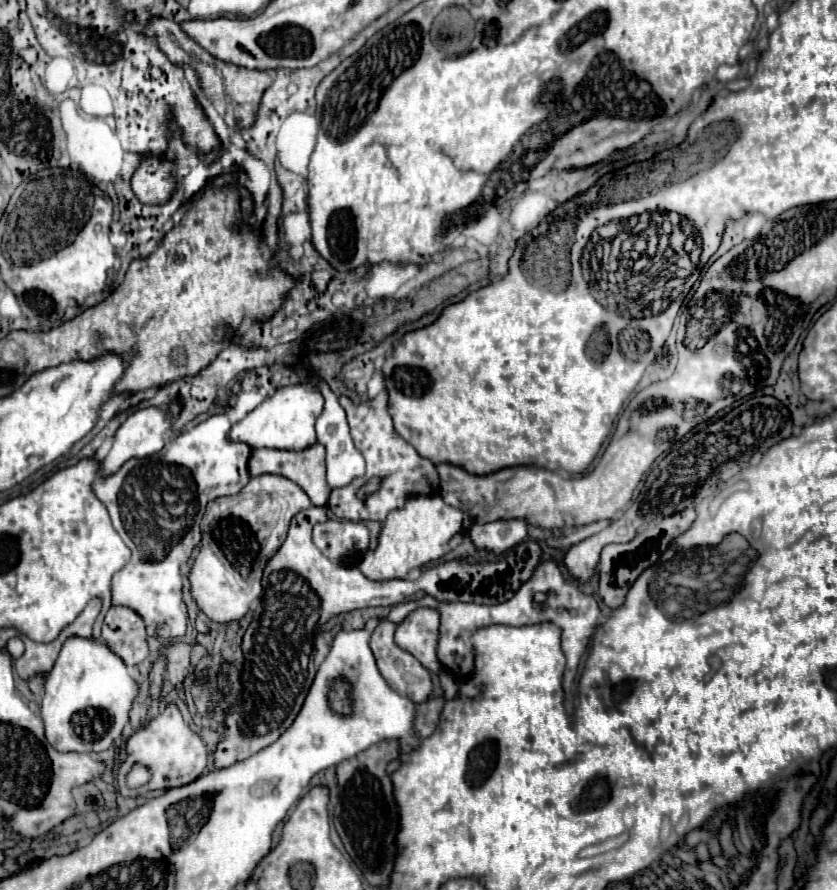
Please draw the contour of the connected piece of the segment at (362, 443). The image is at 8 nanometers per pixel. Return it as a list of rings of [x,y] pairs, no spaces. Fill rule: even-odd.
[[[382,392],[378,398],[370,402],[362,402],[354,406],[348,398],[340,398],[340,404],[346,410],[348,424],[350,424],[350,434],[356,444],[356,448],[364,454],[366,460],[366,474],[352,480],[344,488],[334,488],[328,500],[328,508],[334,512],[336,518],[340,520],[384,520],[386,514],[394,508],[400,508],[408,496],[418,496],[418,494],[432,494],[432,484],[434,484],[434,494],[438,494],[438,474],[434,464],[428,458],[420,458],[420,454],[404,442],[392,424],[392,418],[388,414],[388,396]],[[372,478],[380,480],[380,486],[374,494],[368,496],[358,496],[360,488],[368,484]]]

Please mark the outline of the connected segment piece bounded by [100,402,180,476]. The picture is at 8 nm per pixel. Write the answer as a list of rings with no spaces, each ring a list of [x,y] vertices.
[[[172,402],[168,408],[144,408],[144,410],[136,410],[134,414],[130,414],[120,424],[120,428],[114,434],[112,448],[110,448],[110,452],[106,454],[106,458],[102,460],[102,466],[100,466],[100,470],[102,470],[104,476],[116,474],[120,470],[120,466],[124,462],[128,462],[130,458],[146,458],[146,456],[152,456],[152,454],[156,454],[156,452],[162,450],[162,446],[164,446],[164,434],[170,430],[170,420],[166,416],[166,410],[176,416],[178,410],[180,410],[180,406],[178,406],[178,402]]]

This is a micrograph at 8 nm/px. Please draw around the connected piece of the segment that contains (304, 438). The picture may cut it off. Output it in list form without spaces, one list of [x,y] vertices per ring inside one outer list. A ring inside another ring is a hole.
[[[284,386],[274,396],[266,398],[254,408],[244,420],[236,422],[230,430],[230,440],[246,442],[252,448],[282,448],[282,450],[304,450],[316,442],[314,422],[324,410],[324,396],[312,386]]]

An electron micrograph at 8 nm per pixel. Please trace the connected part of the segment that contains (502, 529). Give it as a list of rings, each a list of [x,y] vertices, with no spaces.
[[[498,520],[490,524],[474,524],[470,536],[478,548],[492,552],[506,552],[528,536],[530,524],[526,520]]]

